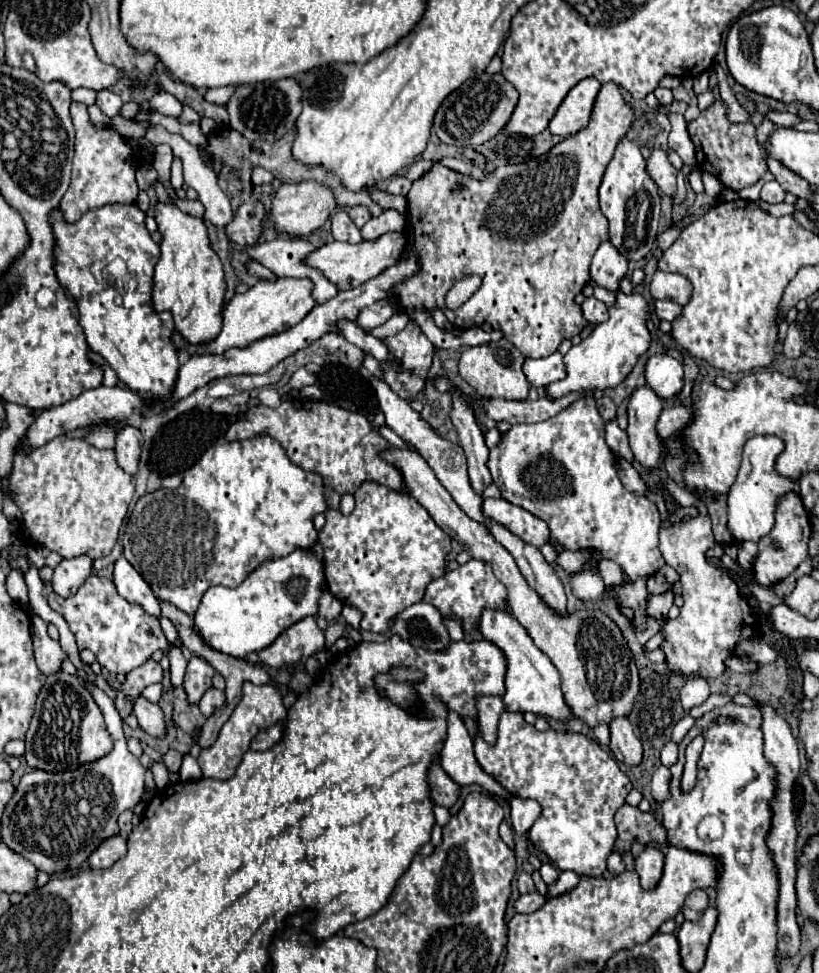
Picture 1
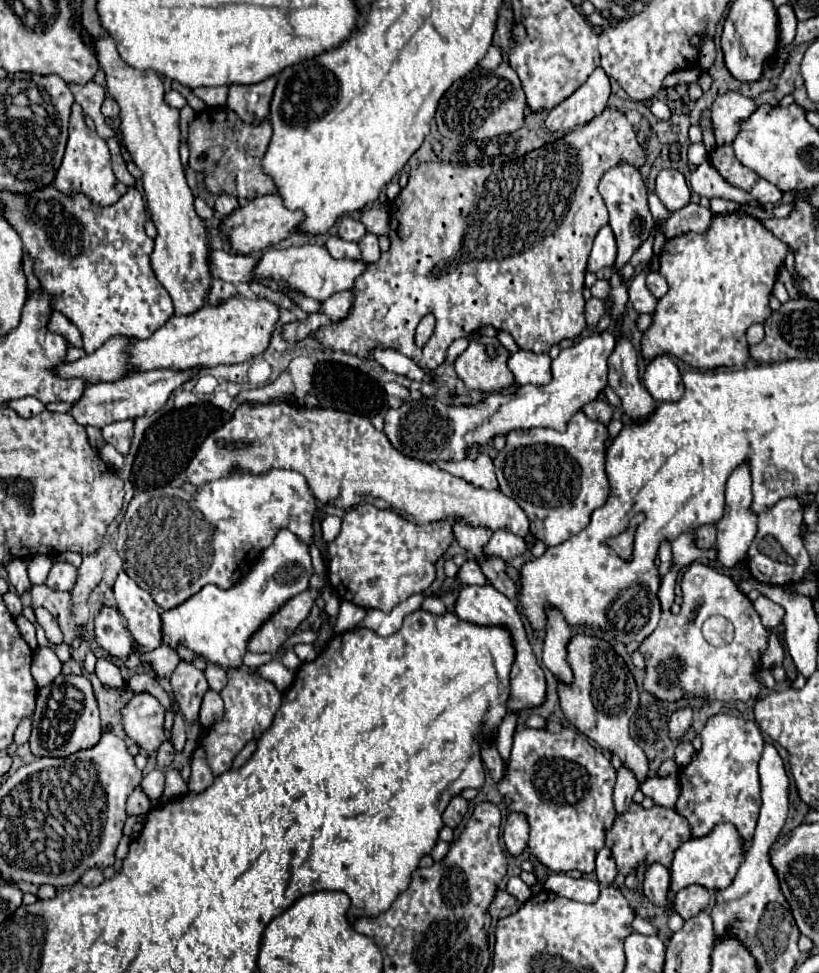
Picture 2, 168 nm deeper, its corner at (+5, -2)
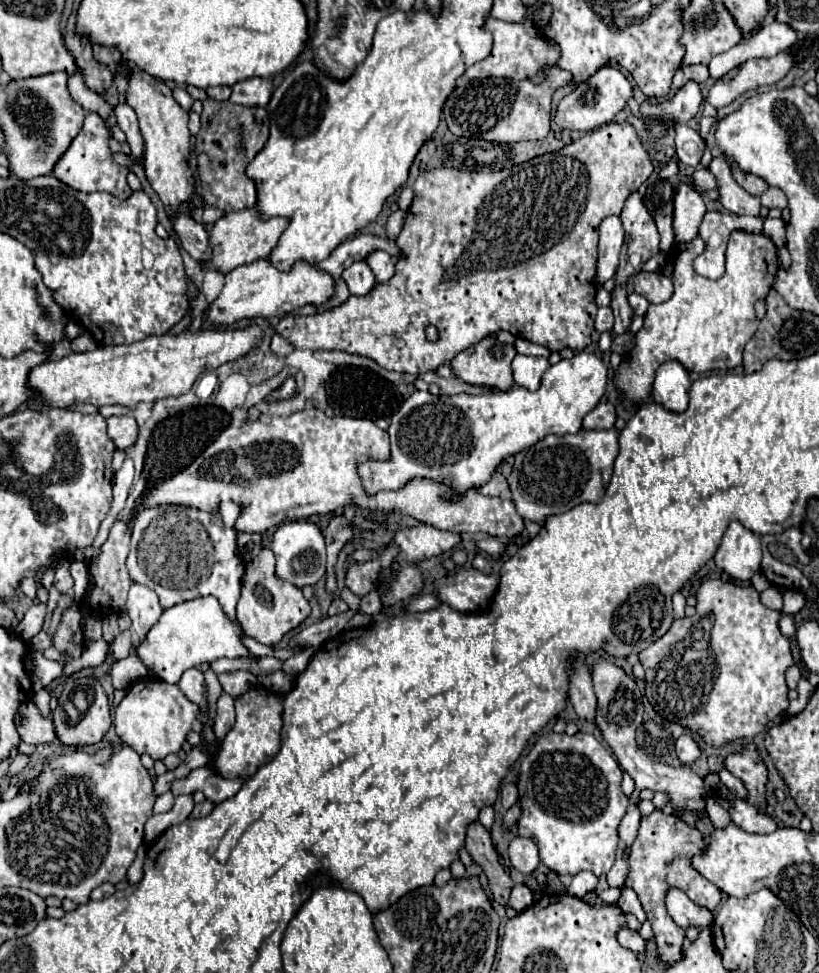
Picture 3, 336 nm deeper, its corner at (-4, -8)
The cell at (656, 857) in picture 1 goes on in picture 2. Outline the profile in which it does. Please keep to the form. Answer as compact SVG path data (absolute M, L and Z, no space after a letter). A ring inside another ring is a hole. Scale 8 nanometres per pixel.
M650 865L644 871L644 895L656 907L666 907L666 895L670 891L670 871L664 865Z

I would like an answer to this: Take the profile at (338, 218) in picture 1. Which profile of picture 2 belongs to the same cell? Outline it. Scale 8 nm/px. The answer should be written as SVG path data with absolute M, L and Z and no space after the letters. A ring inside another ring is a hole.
M336 235L328 239L326 249L328 249L328 253L334 259L360 259L358 245L356 243L350 243L350 241L344 241L344 239L336 237Z

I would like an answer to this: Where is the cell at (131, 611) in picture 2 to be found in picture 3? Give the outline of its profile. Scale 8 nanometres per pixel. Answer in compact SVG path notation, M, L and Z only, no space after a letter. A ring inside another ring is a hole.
M133 583L127 597L127 613L131 617L131 631L139 641L147 639L147 633L163 615L159 597L145 585Z

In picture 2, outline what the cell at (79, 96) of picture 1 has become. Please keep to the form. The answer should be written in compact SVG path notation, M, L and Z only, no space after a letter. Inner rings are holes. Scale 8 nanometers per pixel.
M90 81L86 85L80 85L80 83L68 83L74 99L82 105L84 113L88 117L94 119L96 123L96 133L102 137L102 139L108 139L112 137L112 127L108 127L104 123L104 115L100 113L100 107L102 107L102 101L106 97L106 91L102 85L98 85L96 81Z

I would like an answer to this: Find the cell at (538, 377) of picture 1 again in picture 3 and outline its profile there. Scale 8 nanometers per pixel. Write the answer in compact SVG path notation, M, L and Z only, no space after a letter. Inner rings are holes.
M517 355L513 359L513 377L515 377L515 383L525 387L525 389L539 389L541 385L541 377L543 373L551 367L549 359L545 357L529 357L529 355Z

